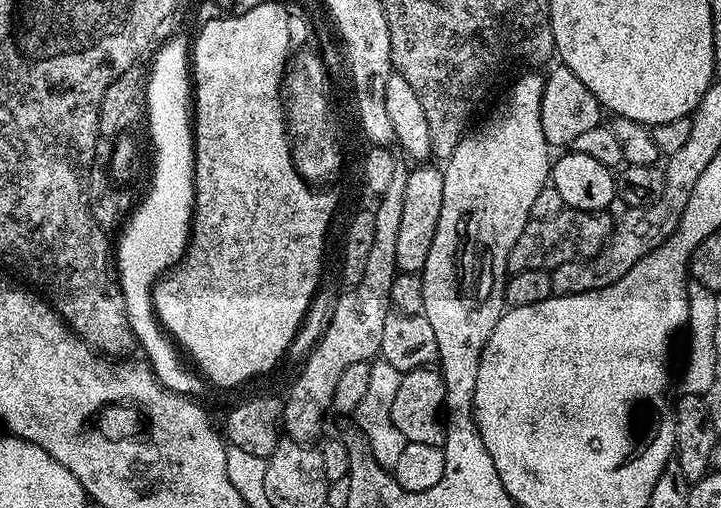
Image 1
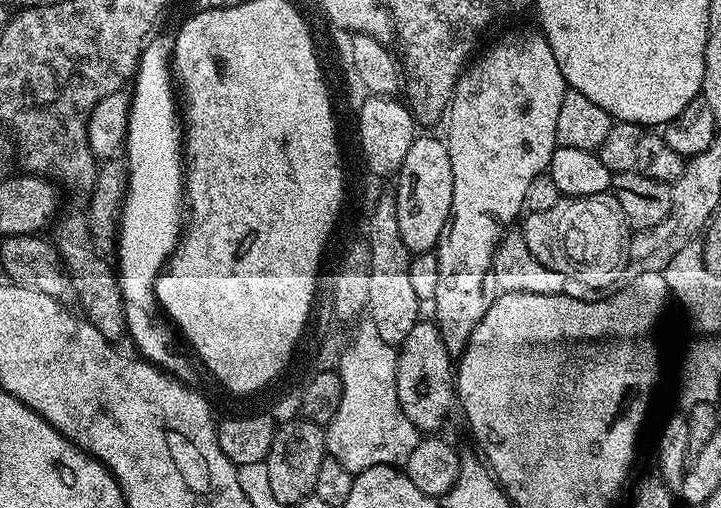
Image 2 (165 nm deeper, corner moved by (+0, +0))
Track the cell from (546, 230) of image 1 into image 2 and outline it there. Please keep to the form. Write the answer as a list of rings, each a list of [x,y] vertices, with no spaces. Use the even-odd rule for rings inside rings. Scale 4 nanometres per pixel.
[[[611,194],[561,196],[550,210],[528,212],[523,220],[526,246],[530,246],[530,254],[542,266],[558,270],[565,278],[578,277],[591,288],[608,290],[621,283],[620,275],[623,277],[628,267],[630,225],[626,214],[622,214],[622,206]]]

